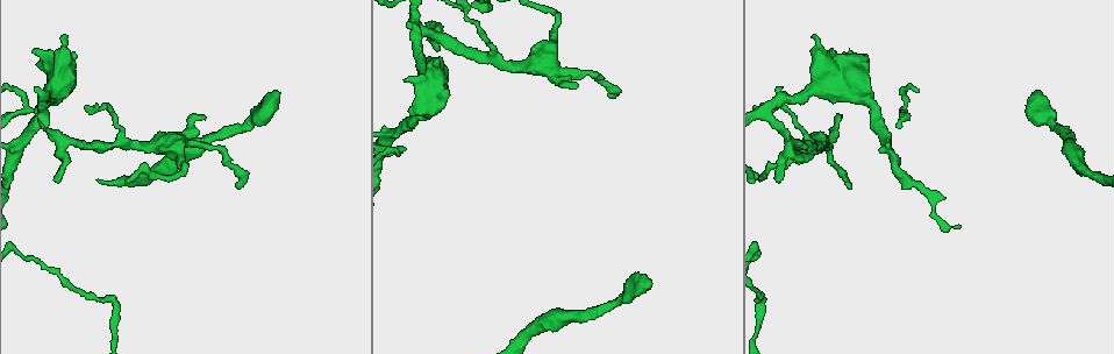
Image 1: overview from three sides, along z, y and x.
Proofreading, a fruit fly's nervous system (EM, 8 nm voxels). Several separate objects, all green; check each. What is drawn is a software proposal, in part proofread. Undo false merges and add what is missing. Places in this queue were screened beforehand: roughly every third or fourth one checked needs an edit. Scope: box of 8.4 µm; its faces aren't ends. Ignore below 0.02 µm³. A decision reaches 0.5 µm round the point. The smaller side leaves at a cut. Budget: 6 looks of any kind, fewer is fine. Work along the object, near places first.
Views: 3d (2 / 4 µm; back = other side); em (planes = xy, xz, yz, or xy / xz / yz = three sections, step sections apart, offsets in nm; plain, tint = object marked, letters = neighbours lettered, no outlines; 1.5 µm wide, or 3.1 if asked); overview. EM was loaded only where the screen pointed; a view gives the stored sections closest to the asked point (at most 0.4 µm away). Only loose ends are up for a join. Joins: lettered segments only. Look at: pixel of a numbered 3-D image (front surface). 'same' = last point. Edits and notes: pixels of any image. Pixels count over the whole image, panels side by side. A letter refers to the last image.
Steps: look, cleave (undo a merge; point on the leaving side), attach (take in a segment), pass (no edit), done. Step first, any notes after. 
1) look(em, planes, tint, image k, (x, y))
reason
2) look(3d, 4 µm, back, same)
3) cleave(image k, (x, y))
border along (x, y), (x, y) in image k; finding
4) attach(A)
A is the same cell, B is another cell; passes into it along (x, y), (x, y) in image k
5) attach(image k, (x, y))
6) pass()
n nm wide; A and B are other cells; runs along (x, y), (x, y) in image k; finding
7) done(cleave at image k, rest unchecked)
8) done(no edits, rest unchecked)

look(3d, 4 µm, image 1, (278, 93))
stops while still wide

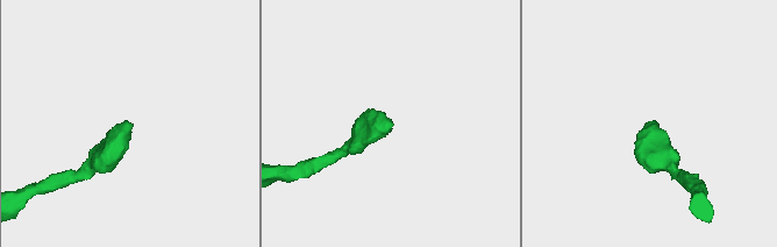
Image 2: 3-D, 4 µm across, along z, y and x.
look(em, xz, step 8, letters, image 2, (652, 123))
now the EM

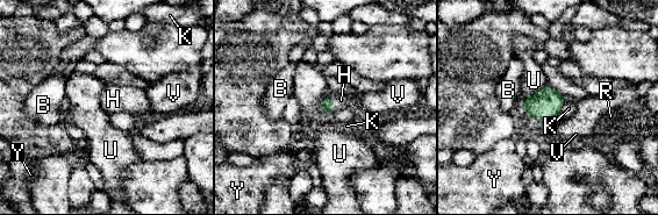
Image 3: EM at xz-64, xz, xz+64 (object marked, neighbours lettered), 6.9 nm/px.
attach(image 3, (341, 100))
H is the same cell, B, K, R, U, V and Y are other cells; passes into it along (327, 104), (333, 102), (341, 100) in image 3; it goes on there

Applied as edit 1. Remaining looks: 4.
look(overview)
see it whole again

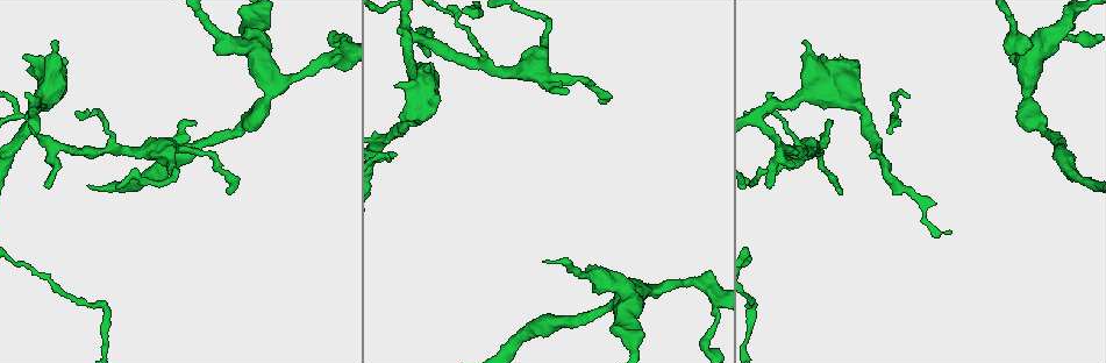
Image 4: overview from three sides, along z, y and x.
look(3d, 2 µm, image 4, (25, 57))
free end

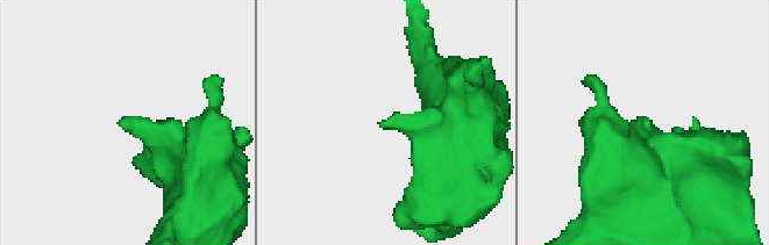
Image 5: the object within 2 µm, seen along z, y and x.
look(em, xy, step 4, letters, image 5, (647, 123))
shape alone is not enough

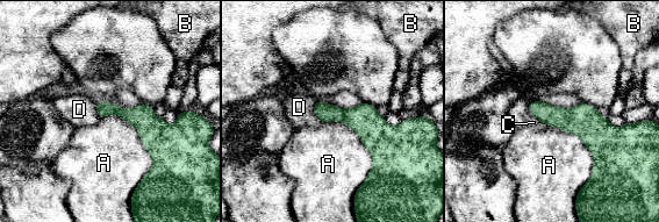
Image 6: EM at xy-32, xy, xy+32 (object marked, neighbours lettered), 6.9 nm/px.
look(em, planes, letters, same)

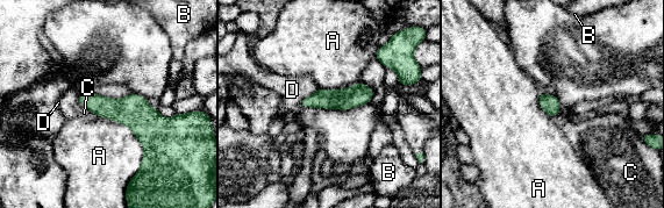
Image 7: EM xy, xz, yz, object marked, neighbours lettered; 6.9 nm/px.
pass()
A touches over 480 nm; A, B, C and D are other cells; border along (98, 116), (142, 145), (134, 176) in image 7; no lettered segment goes on from it

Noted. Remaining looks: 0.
done(attach at image 3, rest unchecked)

